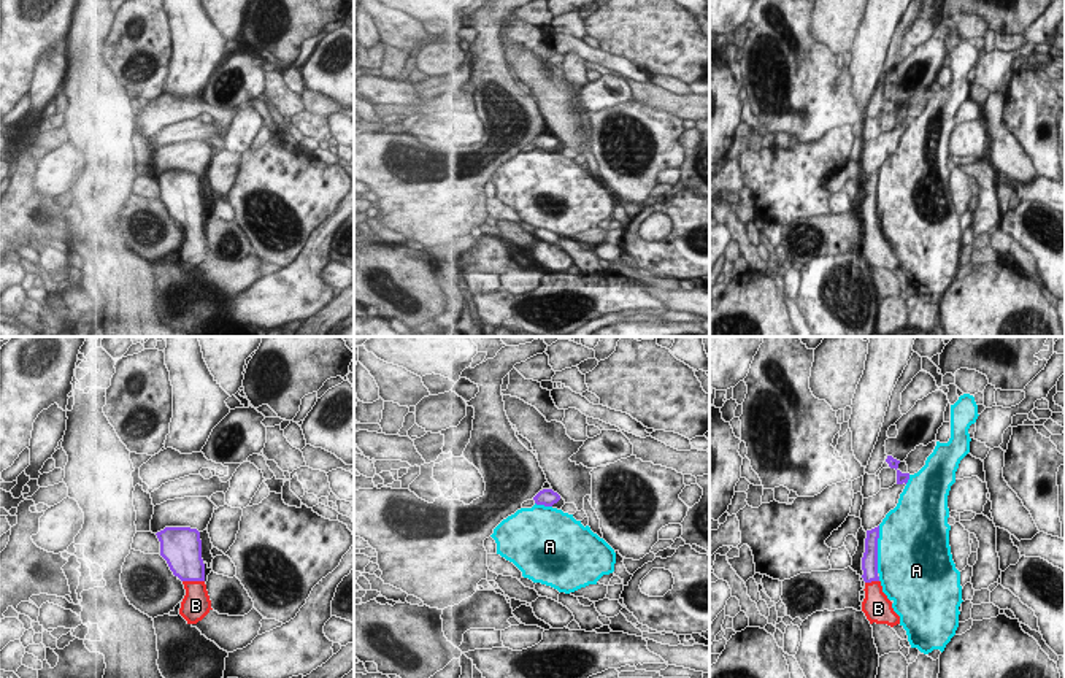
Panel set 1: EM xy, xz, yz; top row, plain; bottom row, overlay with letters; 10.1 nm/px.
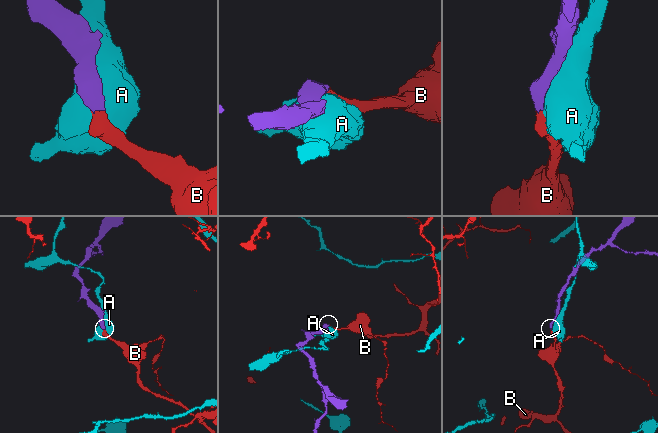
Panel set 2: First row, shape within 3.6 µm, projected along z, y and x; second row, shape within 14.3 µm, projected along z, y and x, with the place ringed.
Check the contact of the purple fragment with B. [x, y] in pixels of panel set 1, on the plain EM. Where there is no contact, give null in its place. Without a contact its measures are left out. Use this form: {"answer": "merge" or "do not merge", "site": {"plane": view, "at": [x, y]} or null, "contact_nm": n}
{"answer": "merge", "site": {"plane": "xy", "at": [194, 224]}, "contact_nm": 220}

